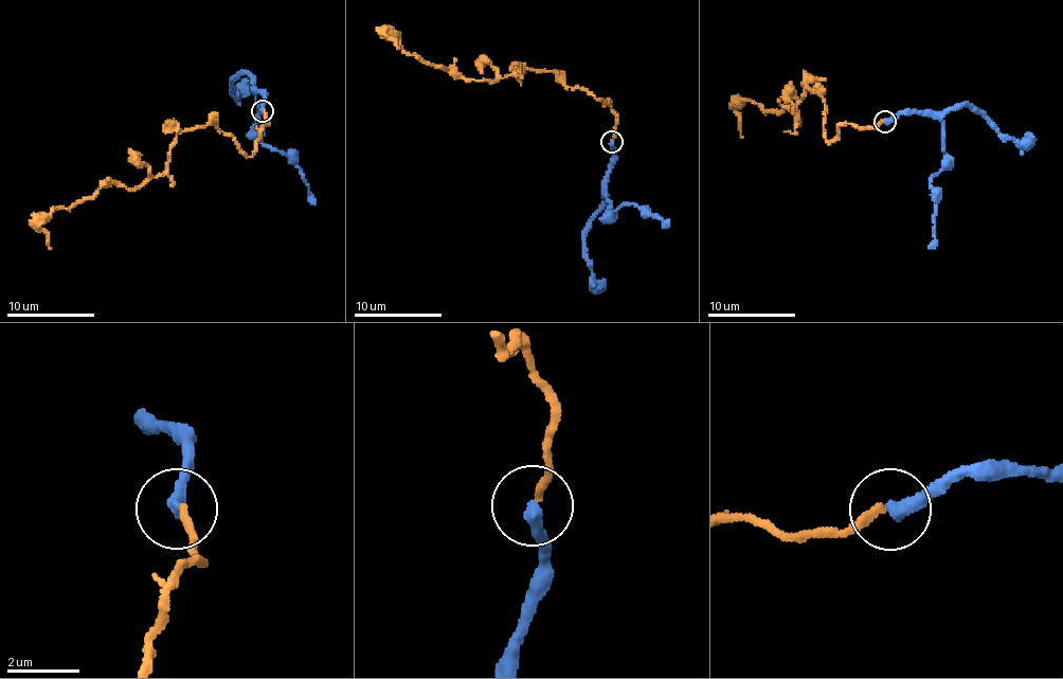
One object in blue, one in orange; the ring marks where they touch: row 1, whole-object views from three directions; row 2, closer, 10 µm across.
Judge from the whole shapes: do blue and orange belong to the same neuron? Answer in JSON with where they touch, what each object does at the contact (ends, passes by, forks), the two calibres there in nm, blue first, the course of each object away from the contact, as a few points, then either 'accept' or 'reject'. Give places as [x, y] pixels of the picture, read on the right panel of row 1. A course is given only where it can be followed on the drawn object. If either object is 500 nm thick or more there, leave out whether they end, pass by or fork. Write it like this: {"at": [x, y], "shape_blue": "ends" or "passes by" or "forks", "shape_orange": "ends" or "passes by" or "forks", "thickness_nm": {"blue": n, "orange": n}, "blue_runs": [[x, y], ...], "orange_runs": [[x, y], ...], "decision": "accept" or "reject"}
{"at": [884, 122], "shape_blue": "ends", "shape_orange": "ends", "thickness_nm": {"blue": 400, "orange": 240}, "blue_runs": [[885, 121], [900, 113], [916, 113], [942, 123], [944, 162], [930, 185], [935, 237], [929, 248]], "orange_runs": [[883, 122], [841, 123], [828, 144], [825, 102], [806, 88], [795, 124], [793, 109], [740, 103], [742, 137]], "decision": "reject"}

